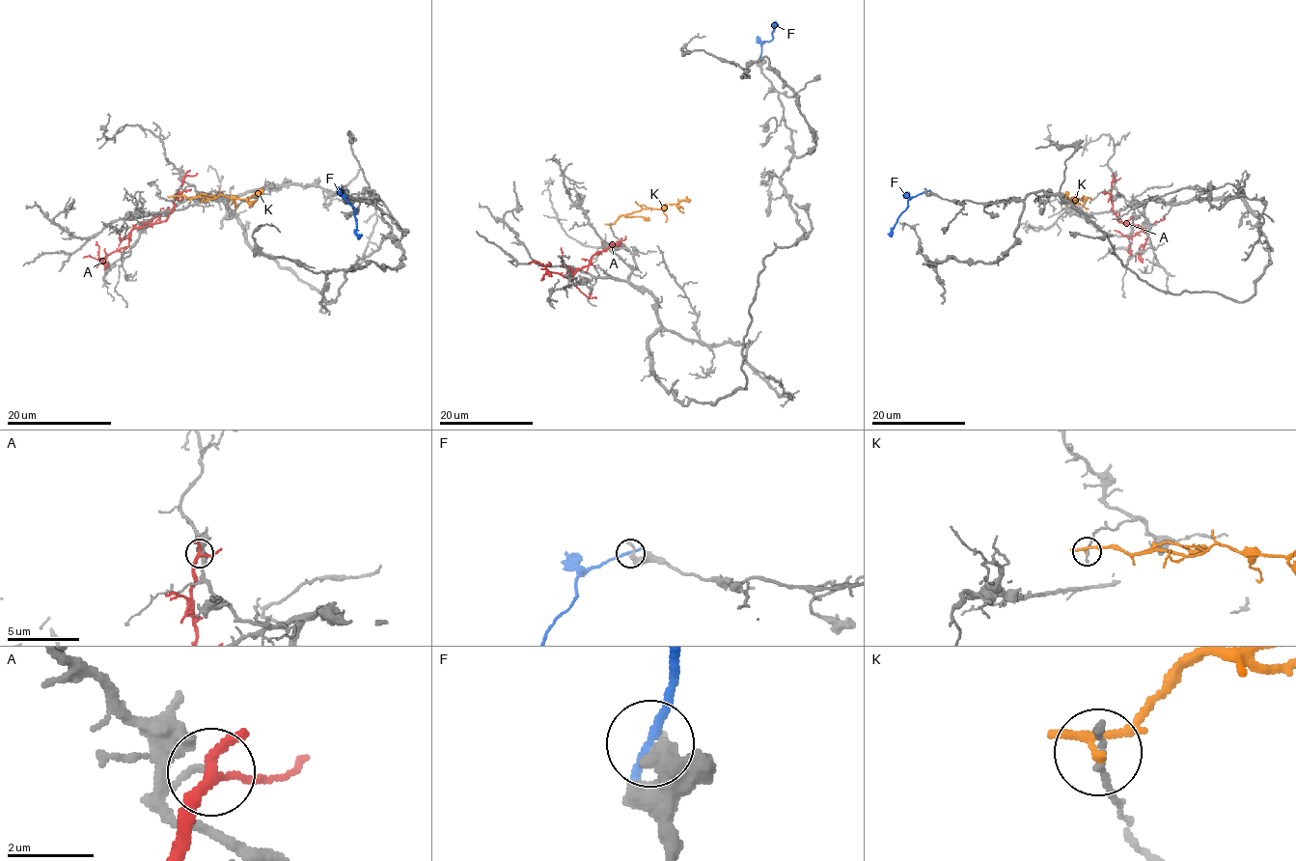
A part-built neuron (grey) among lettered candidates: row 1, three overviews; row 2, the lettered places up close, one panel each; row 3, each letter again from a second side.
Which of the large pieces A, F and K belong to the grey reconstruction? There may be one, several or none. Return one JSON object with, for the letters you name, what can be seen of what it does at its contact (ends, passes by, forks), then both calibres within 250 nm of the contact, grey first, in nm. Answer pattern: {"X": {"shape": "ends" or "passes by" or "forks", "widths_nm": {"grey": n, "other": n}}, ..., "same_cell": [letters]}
{"same_cell": []}

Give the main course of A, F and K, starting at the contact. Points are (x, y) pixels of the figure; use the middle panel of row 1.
A: (620, 246), (615, 244), (596, 252), (588, 264), (570, 277), (570, 282), (551, 272), (545, 266), (548, 263)
F: (758, 59), (761, 45), (773, 38), (776, 23)
K: (610, 226), (622, 215), (652, 208), (663, 209), (668, 205), (690, 199)

